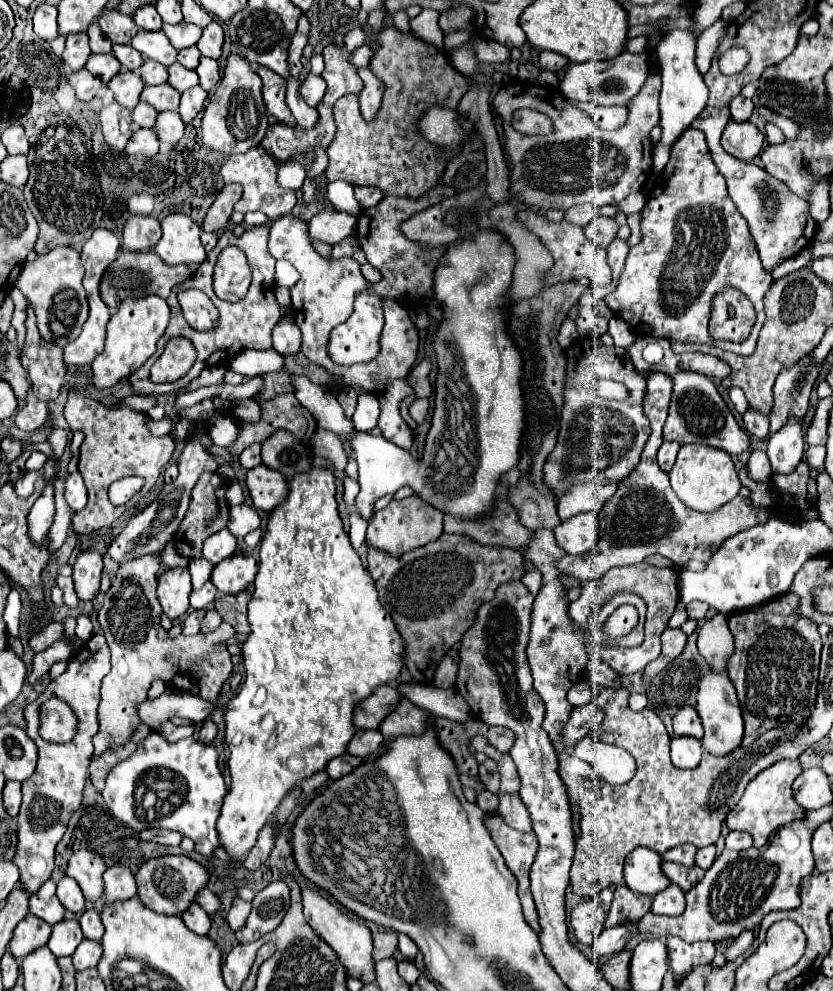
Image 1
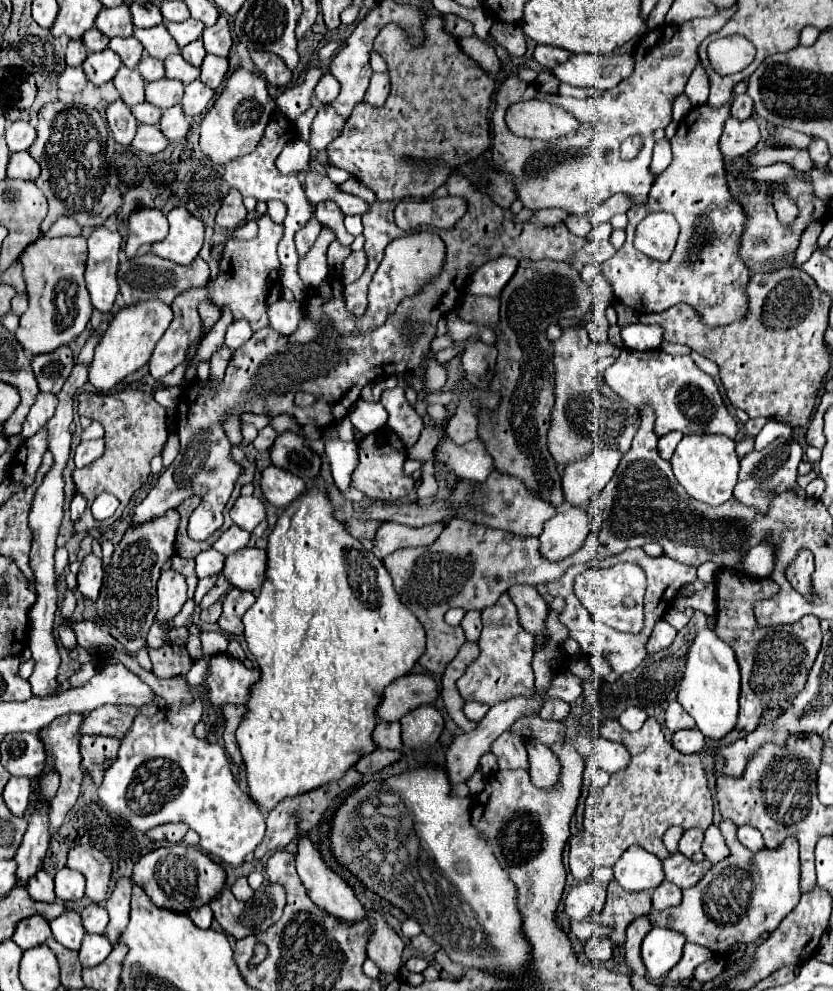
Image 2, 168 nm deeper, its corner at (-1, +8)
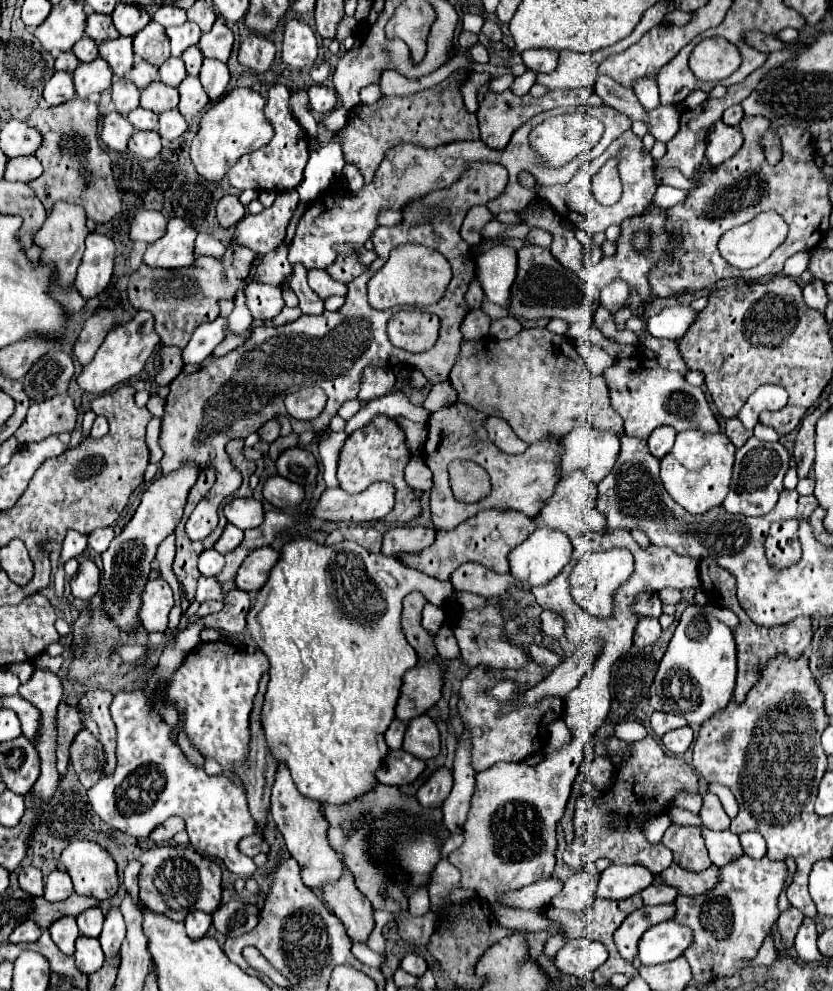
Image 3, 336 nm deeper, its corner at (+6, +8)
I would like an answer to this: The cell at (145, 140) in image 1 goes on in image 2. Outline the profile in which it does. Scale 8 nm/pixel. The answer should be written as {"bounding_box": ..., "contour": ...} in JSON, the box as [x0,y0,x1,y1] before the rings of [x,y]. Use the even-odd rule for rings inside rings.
{"bounding_box":[133,124,167,154],"contour":[[[139,124],[137,134],[133,138],[133,148],[147,152],[147,154],[157,154],[163,148],[167,148],[165,136],[159,132],[159,126],[149,126],[149,124]]]}

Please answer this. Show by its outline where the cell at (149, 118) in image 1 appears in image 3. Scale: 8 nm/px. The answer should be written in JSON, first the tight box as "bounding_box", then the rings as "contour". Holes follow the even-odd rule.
{"bounding_box":[128,108,158,130],"contour":[[[136,108],[134,112],[130,112],[128,120],[136,130],[156,130],[158,128],[158,116],[144,108]]]}

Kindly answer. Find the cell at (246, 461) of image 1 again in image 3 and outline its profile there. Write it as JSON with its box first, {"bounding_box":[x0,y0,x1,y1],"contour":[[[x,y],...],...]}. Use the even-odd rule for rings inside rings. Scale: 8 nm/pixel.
{"bounding_box":[258,420,280,442],"contour":[[[278,420],[266,422],[266,424],[258,430],[258,434],[262,436],[264,442],[274,442],[274,440],[280,436],[280,422],[278,422]]]}

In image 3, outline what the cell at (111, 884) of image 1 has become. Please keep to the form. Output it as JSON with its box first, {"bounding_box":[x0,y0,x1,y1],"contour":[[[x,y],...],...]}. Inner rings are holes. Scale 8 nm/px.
{"bounding_box":[98,908,126,958],"contour":[[[112,908],[106,914],[104,928],[102,928],[102,934],[98,938],[106,958],[120,958],[120,944],[124,940],[124,934],[126,934],[126,926],[124,926],[122,914],[118,908]]]}

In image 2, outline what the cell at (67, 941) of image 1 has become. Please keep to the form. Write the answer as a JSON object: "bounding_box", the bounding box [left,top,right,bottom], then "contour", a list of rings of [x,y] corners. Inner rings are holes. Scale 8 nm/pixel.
{"bounding_box":[49,910,83,950],"contour":[[[73,910],[63,912],[61,916],[57,916],[55,920],[49,922],[53,936],[59,944],[63,944],[69,950],[79,950],[79,944],[83,940],[83,924],[81,924],[81,916]]]}

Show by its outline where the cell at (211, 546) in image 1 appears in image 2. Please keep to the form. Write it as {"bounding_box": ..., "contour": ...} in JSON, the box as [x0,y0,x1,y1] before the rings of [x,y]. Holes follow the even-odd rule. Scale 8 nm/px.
{"bounding_box":[213,524,249,556],"contour":[[[233,524],[231,528],[227,528],[227,530],[219,536],[219,540],[213,544],[213,548],[215,548],[217,552],[229,556],[229,554],[245,548],[247,542],[249,542],[249,532],[245,532],[245,530],[241,530],[239,526]]]}

